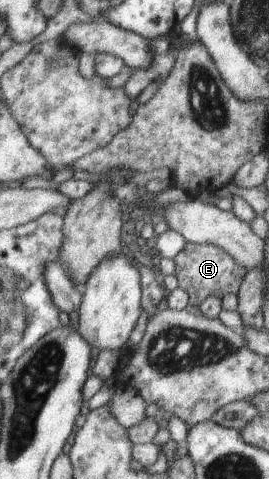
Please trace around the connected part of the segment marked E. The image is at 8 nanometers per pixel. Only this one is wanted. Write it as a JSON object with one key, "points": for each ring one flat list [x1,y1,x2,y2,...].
{"points":[[188,243,175,261,177,269,174,275,178,280,178,286,188,292,192,306,200,307,212,295,220,298,226,294,236,295,247,272,226,249,216,245]]}

